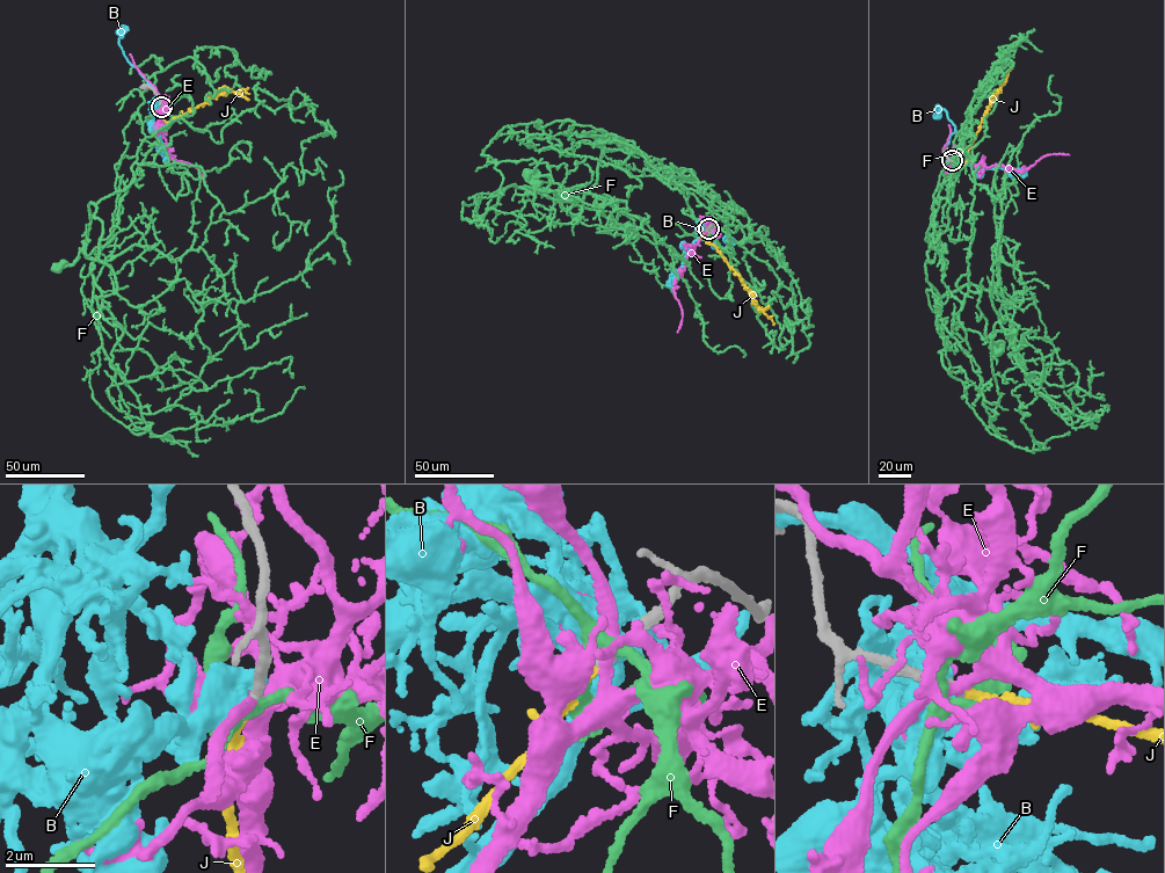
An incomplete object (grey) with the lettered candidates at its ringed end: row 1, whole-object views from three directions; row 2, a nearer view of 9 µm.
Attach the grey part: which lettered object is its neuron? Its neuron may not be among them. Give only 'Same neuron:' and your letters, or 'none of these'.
Same neuron: J

